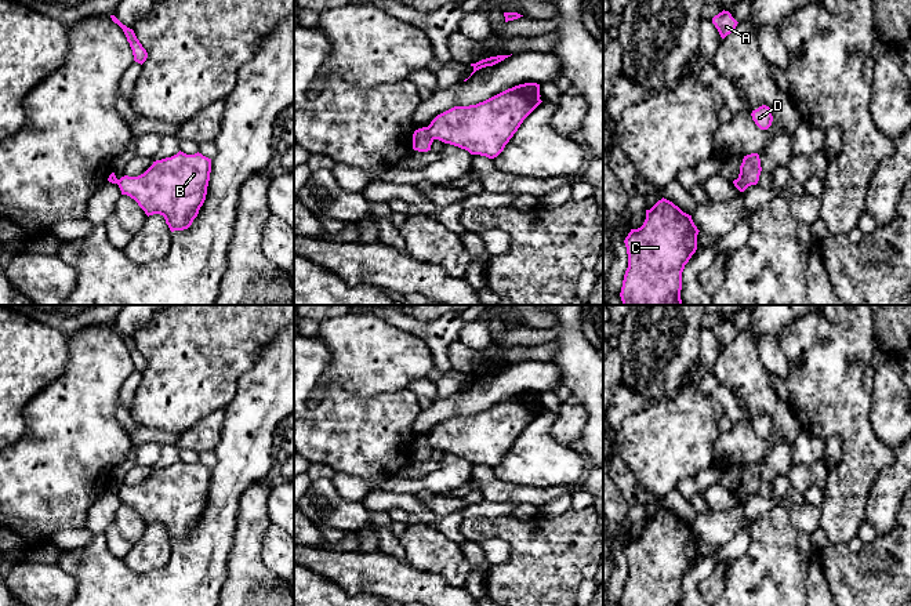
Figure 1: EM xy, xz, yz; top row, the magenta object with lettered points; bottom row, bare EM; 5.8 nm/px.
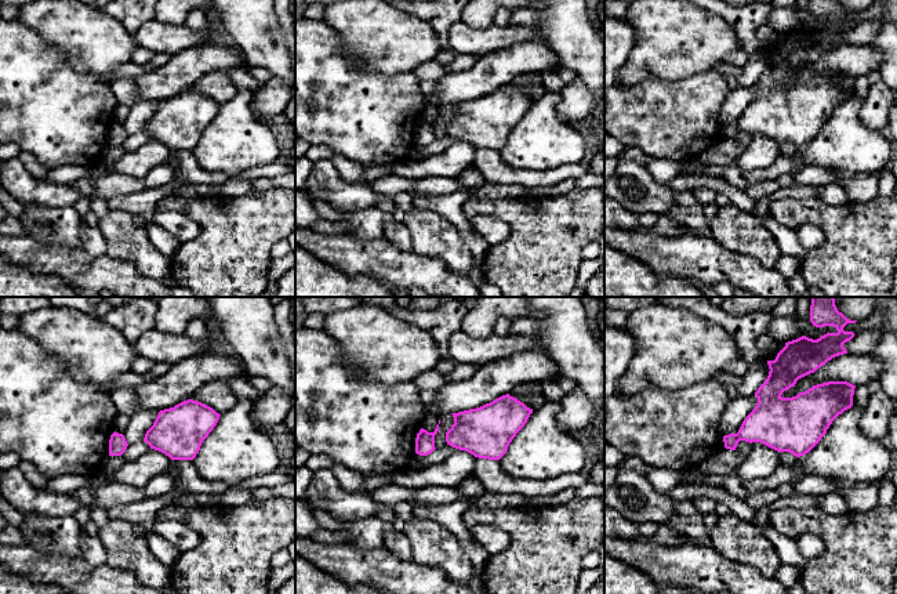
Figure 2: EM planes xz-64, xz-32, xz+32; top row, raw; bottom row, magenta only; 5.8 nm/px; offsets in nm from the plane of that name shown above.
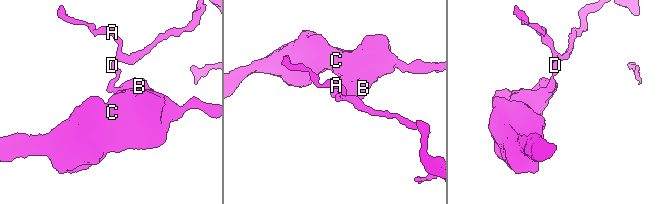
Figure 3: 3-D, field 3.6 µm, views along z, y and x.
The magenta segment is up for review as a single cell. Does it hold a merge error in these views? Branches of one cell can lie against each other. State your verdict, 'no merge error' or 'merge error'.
merge error

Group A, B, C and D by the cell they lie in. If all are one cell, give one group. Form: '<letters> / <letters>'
A D / B C

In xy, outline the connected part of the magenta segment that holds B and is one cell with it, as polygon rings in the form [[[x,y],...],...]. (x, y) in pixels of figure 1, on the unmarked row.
[[[178,461],[153,471],[138,486],[119,489],[121,504],[134,508],[145,523],[164,526],[170,540],[188,538],[197,526],[207,504],[211,468],[202,462]]]

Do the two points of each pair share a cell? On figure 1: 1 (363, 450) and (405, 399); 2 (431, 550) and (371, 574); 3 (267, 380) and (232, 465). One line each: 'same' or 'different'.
1: same
2: different
3: same

